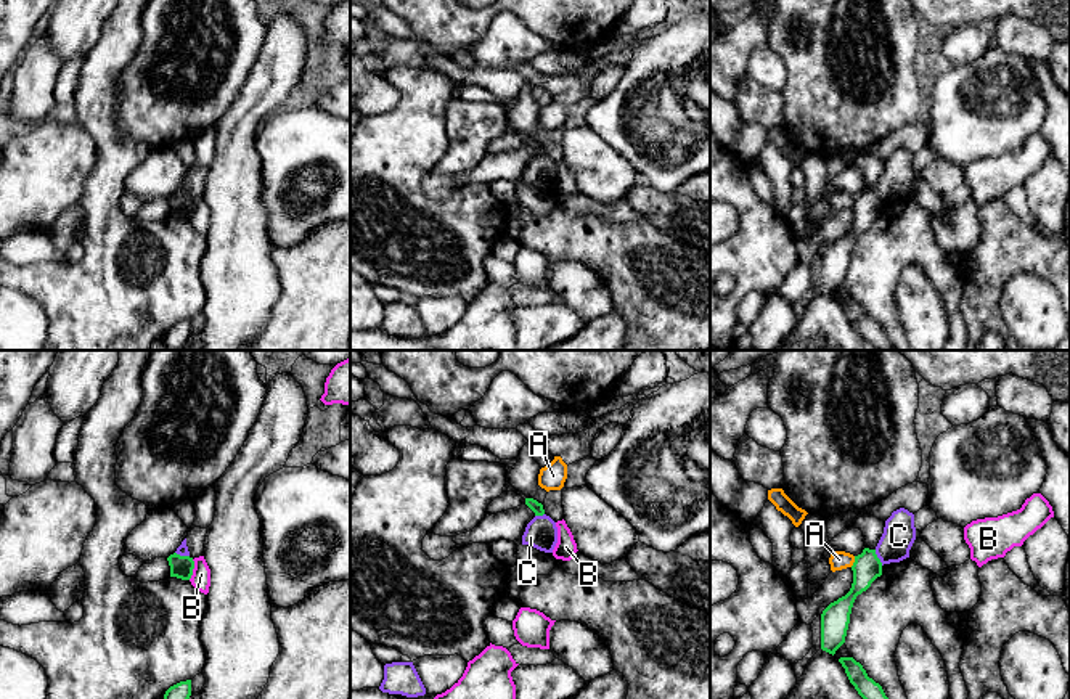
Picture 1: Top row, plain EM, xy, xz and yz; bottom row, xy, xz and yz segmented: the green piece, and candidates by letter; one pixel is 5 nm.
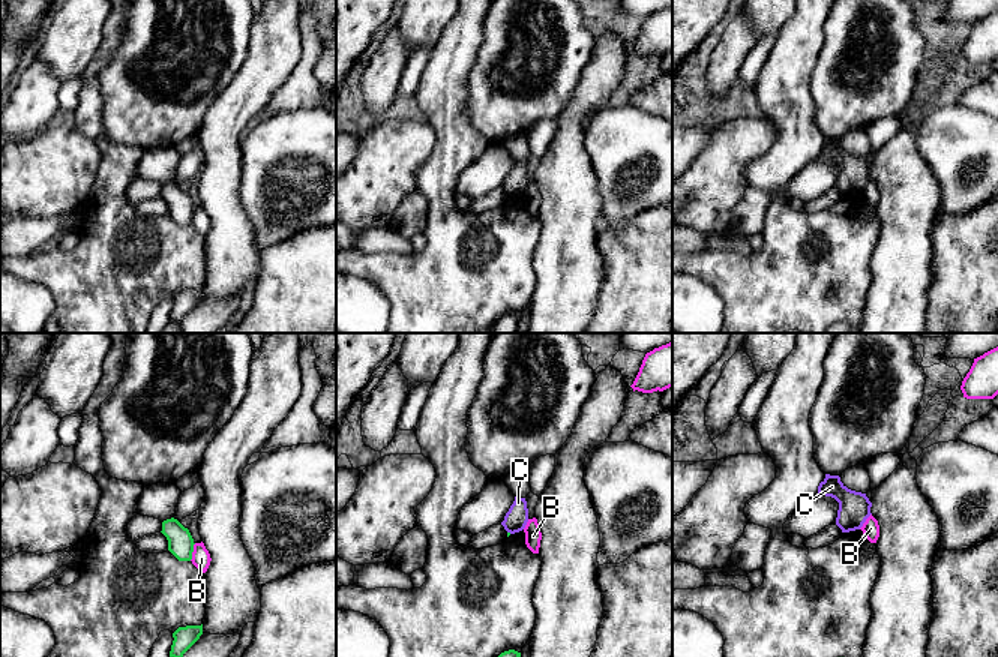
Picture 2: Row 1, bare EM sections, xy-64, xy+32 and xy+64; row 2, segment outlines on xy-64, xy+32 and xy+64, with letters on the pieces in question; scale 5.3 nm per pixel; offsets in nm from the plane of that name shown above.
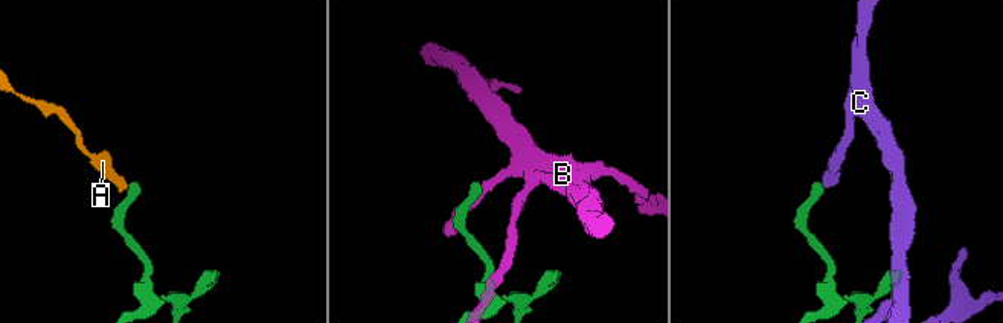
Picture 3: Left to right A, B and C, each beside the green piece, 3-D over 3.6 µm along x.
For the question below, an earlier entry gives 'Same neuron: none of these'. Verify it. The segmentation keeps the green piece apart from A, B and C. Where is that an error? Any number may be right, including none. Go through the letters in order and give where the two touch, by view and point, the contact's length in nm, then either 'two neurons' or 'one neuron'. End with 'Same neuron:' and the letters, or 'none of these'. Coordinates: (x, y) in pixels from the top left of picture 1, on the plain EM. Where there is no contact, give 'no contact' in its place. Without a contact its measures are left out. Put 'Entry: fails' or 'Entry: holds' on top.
Entry: holds
A: contact yz (855, 201); length 60 nm; two neurons
B: contact xy (193, 208); length 110 nm; two neurons
C: contact yz (878, 198); length 90 nm; two neurons
Same neuron: none of these

